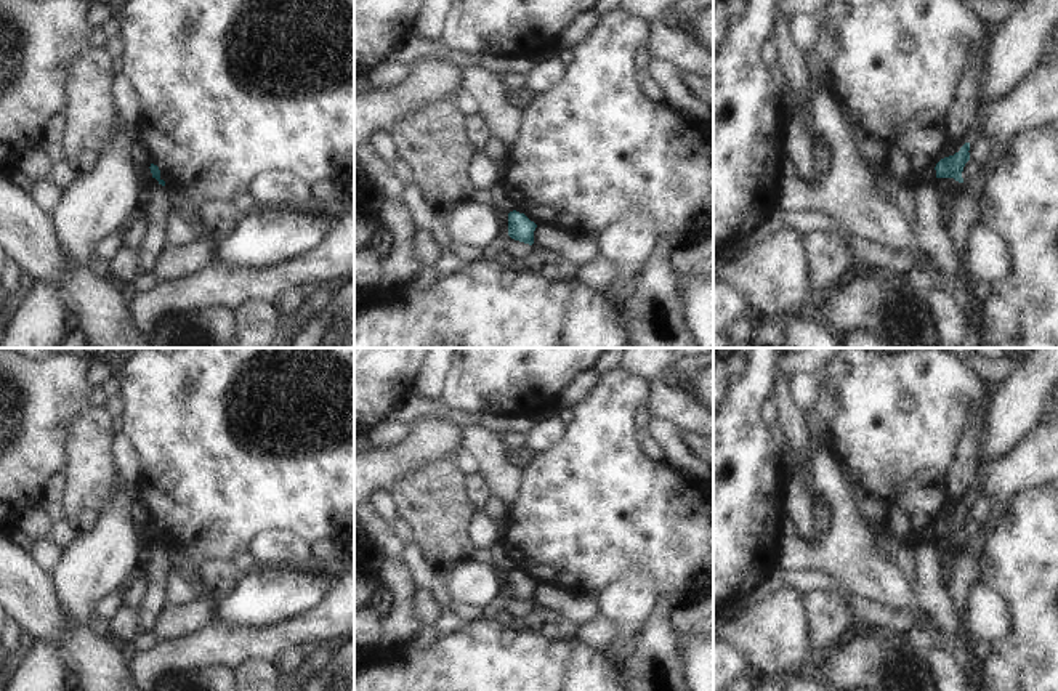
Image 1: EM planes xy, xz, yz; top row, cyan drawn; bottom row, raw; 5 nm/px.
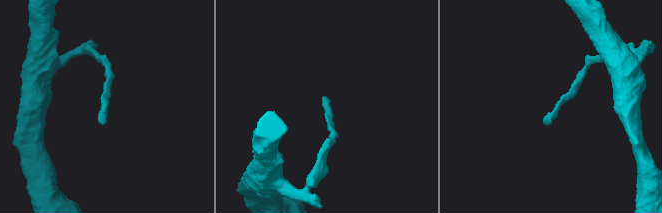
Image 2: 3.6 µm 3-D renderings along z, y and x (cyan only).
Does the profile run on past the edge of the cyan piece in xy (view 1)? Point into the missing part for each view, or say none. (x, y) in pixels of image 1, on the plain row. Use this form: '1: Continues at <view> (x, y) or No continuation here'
1: No continuation here

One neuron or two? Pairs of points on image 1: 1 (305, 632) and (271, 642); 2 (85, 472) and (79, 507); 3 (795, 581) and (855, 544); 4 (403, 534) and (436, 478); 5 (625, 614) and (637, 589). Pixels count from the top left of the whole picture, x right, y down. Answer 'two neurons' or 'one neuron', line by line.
1: one neuron
2: one neuron
3: two neurons
4: two neurons
5: one neuron

